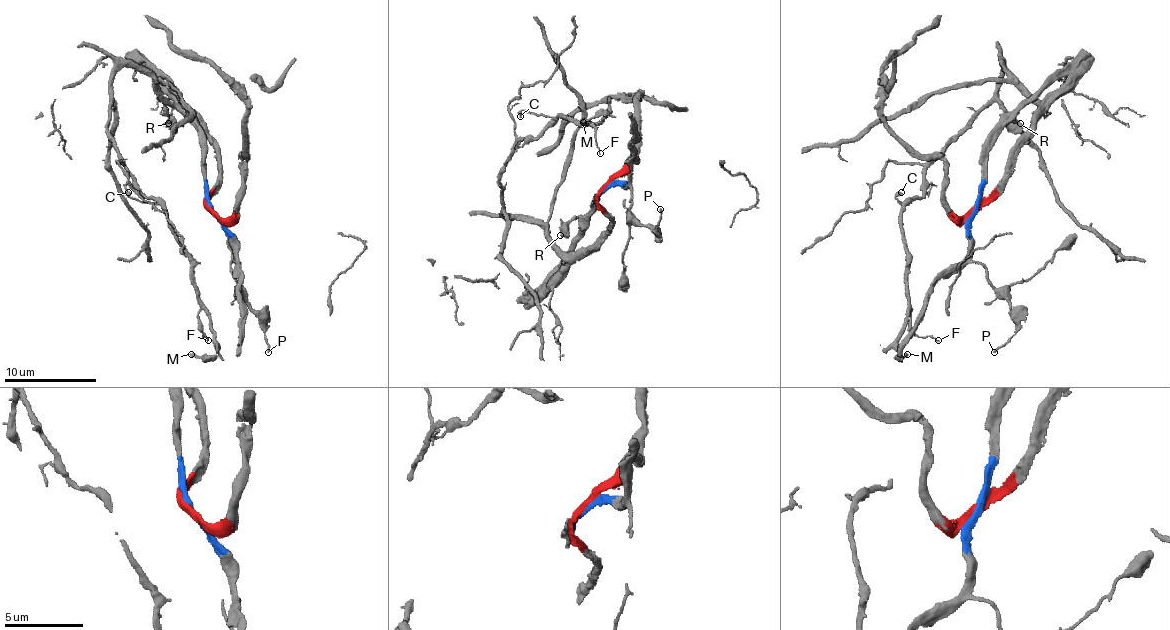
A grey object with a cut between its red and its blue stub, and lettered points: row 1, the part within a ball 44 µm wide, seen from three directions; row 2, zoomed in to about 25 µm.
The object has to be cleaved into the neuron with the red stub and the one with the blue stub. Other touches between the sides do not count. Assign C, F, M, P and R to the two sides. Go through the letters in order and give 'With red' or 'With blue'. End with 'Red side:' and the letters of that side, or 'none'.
C: With red
F: With red
M: With red
P: With blue
R: With blue
Red side: C, F, M

